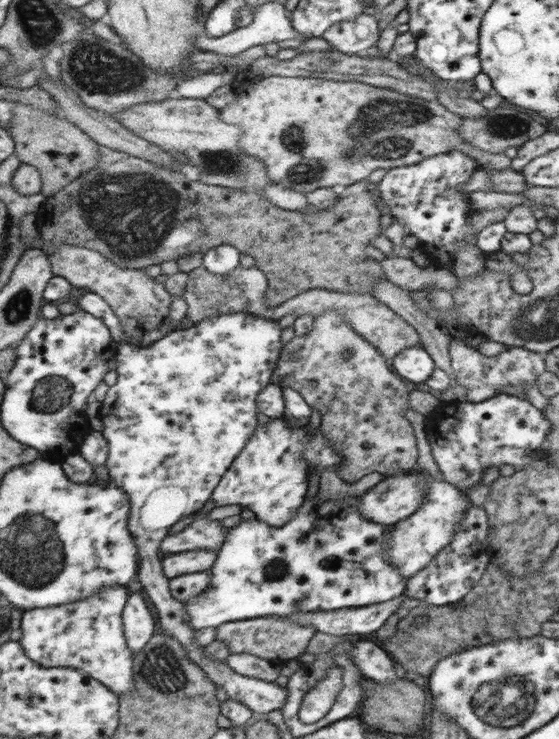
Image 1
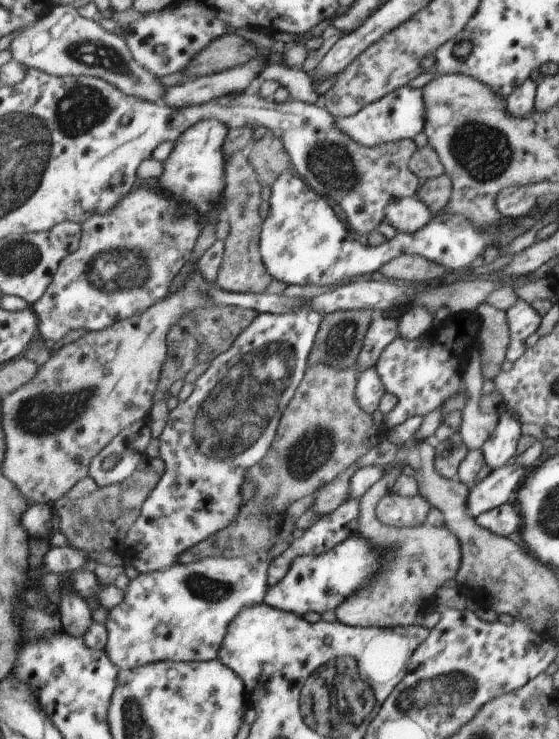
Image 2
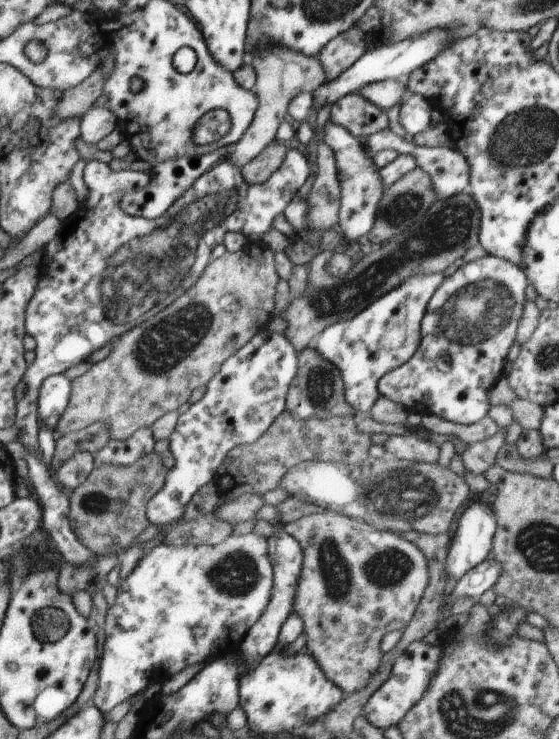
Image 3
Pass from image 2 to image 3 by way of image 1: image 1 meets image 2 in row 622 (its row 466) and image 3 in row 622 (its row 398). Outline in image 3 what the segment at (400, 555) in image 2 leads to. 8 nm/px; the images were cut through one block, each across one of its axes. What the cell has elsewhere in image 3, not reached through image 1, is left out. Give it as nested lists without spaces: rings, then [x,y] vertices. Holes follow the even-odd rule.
[[[336,511],[324,512],[324,514],[313,514],[307,517],[302,517],[296,521],[285,524],[283,530],[295,536],[304,547],[305,552],[305,567],[301,576],[301,585],[299,586],[299,596],[297,597],[297,604],[295,605],[295,612],[300,612],[306,618],[306,630],[309,633],[308,651],[315,654],[320,664],[327,672],[328,678],[348,695],[354,692],[360,692],[367,688],[372,676],[378,670],[382,662],[382,650],[380,650],[380,642],[384,638],[384,634],[406,628],[406,624],[412,620],[412,614],[416,610],[416,606],[421,601],[425,588],[429,583],[429,568],[424,553],[412,542],[402,538],[394,531],[383,530],[376,528],[372,524],[354,519],[337,513]]]

